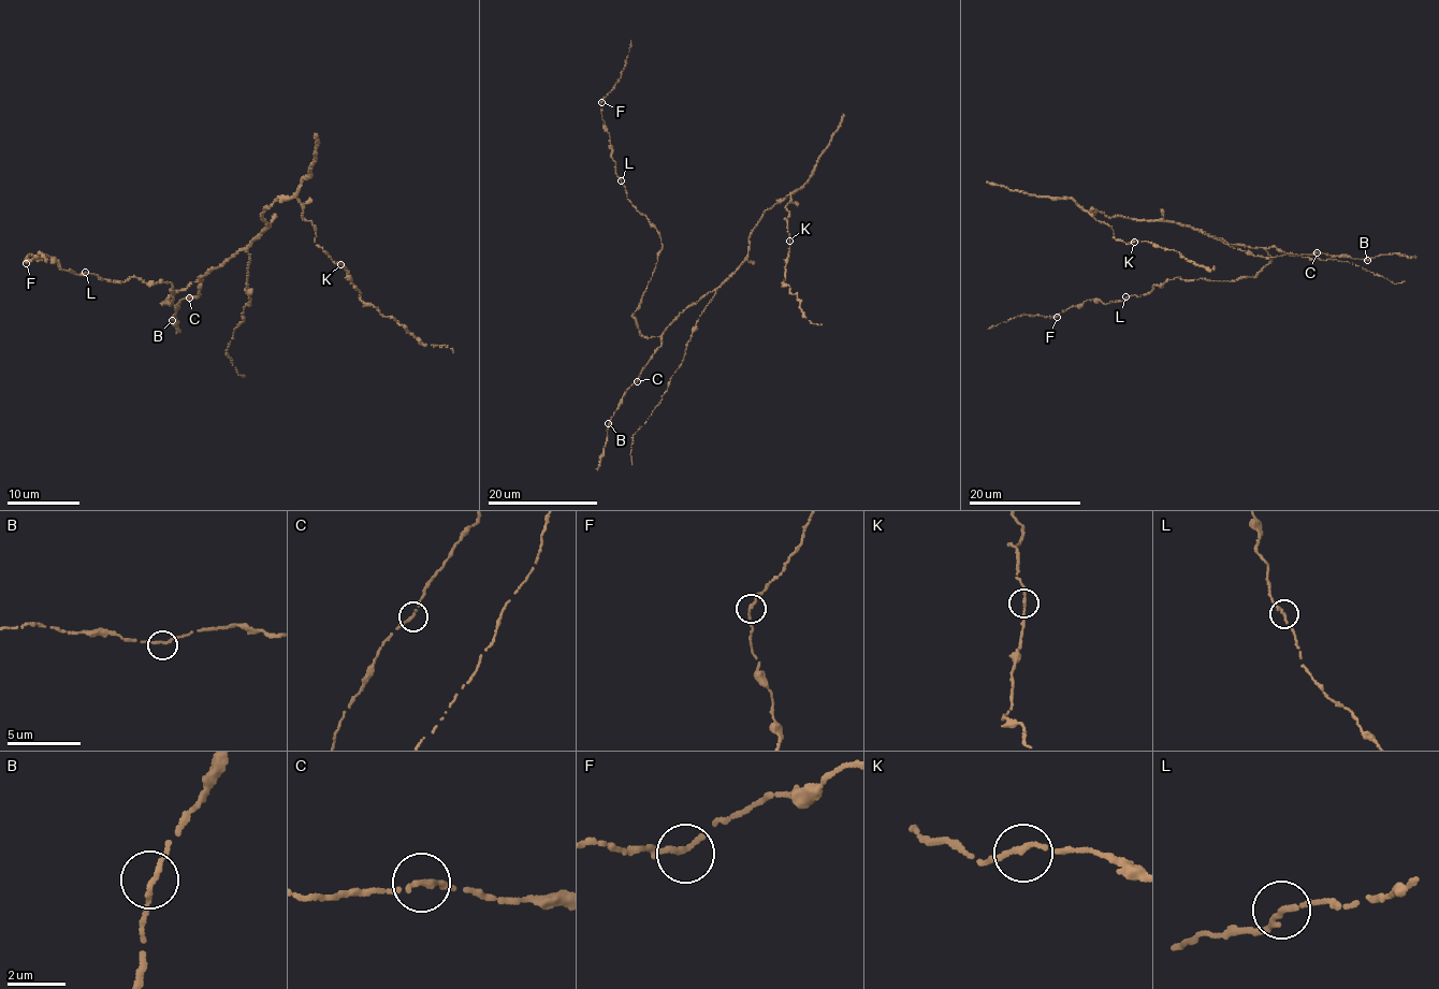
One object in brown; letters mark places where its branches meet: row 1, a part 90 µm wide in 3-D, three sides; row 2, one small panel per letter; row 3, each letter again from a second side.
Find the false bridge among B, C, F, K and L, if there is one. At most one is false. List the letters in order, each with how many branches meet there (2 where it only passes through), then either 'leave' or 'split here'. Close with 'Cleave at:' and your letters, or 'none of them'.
B: 2 branches meet; leave
C: 2 branches meet; leave
F: 2 branches meet; leave
K: 2 branches meet; leave
L: 2 branches meet; leave
Cleave at: none of them

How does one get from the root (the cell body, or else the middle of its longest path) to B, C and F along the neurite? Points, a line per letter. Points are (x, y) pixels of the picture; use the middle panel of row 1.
B: (679, 314), (662, 335), (660, 346), (626, 391), (608, 423)
C: (679, 314), (662, 335), (660, 346), (637, 381)
F: (679, 314), (658, 336), (639, 332), (633, 315), (663, 244), (659, 232), (627, 199), (615, 172), (601, 102)

